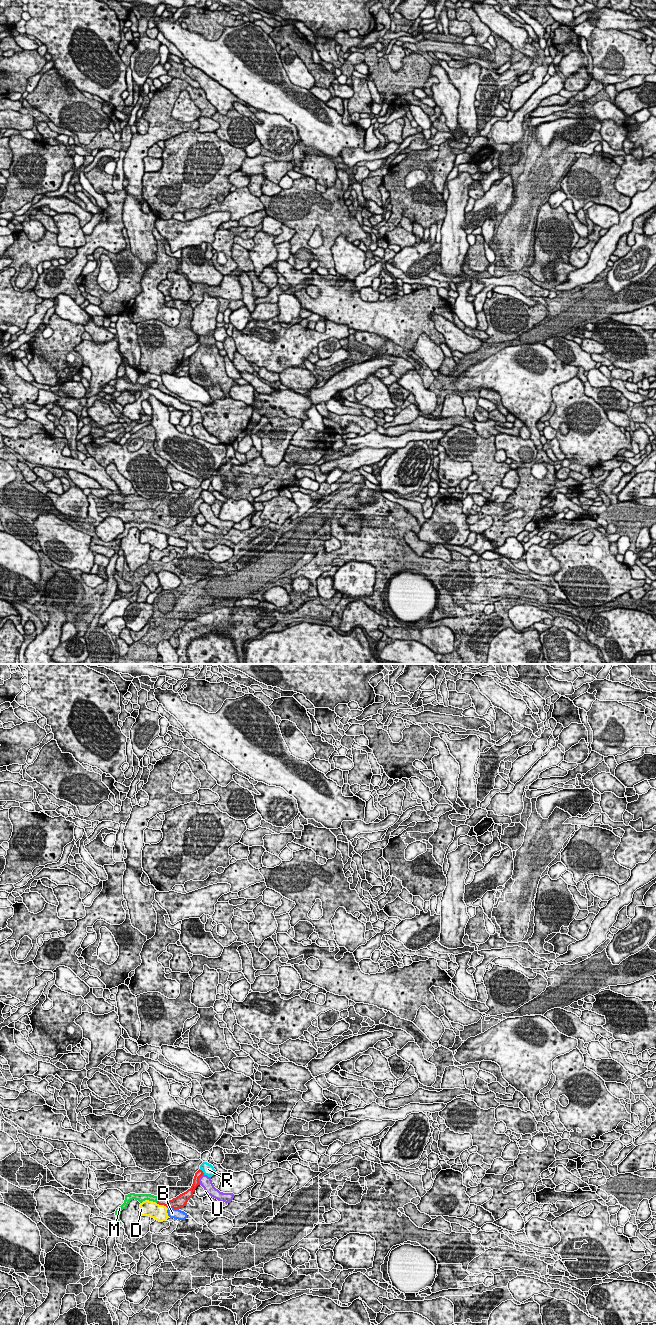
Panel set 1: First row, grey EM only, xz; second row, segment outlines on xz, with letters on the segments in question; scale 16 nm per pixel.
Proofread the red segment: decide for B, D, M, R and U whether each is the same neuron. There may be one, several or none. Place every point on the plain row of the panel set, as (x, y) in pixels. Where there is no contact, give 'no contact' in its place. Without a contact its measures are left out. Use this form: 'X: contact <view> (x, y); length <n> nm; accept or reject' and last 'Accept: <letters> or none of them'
B: contact xz (173, 536); length 180 nm; reject
D: contact xz (162, 532); length 200 nm; reject
M: contact xz (157, 528); length 100 nm; accept
R: contact xz (202, 499); length 120 nm; reject
U: contact xz (198, 507); length 200 nm; reject
Accept: M

